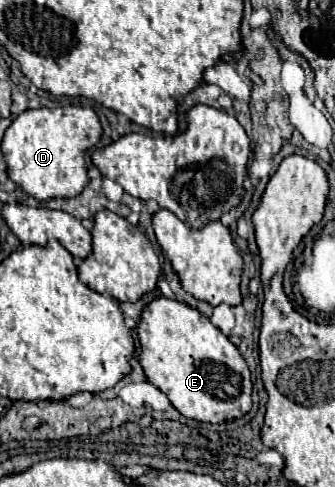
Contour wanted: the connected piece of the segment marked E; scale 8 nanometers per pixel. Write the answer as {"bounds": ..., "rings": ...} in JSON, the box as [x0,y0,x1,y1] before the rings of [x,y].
{"bounds":[137,297,253,423],"rings":[[[157,297],[143,309],[137,335],[147,379],[169,397],[181,415],[205,423],[225,423],[251,411],[253,383],[249,367],[239,349],[209,317],[185,303]]]}

